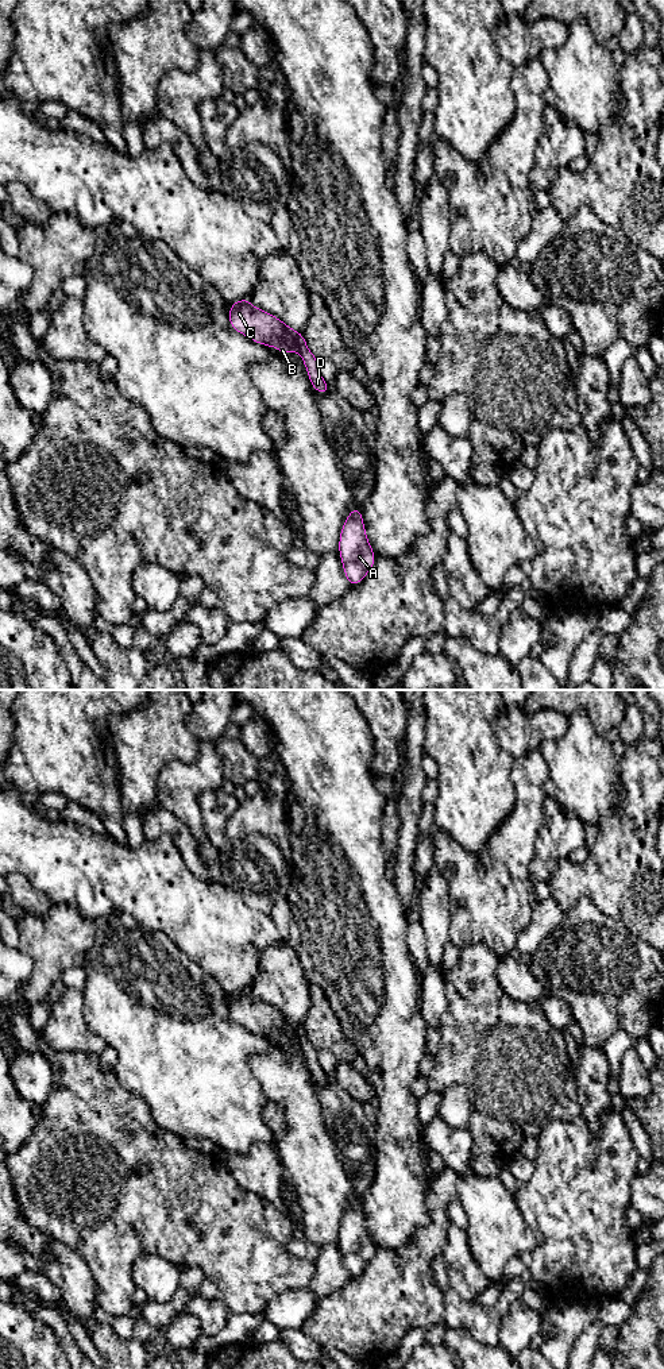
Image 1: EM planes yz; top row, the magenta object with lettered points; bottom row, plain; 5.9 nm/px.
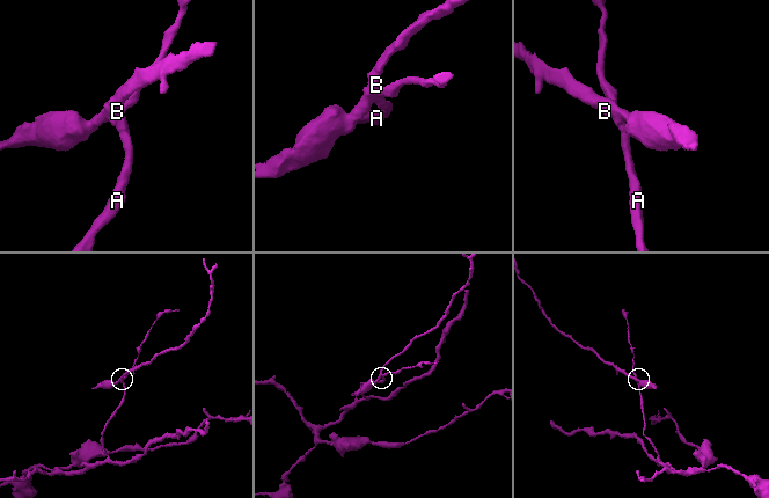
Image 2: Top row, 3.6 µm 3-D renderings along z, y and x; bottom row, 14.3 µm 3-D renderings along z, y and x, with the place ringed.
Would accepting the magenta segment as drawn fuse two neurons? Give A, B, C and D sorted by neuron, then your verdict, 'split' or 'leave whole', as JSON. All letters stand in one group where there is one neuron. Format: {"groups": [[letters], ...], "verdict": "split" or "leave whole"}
{"groups": [["A", "D"], ["B", "C"]], "verdict": "split"}

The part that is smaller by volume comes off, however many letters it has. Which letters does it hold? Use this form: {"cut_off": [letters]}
{"cut_off": ["B", "C"]}

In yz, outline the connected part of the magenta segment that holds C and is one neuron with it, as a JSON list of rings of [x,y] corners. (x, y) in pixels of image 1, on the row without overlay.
[[[250,990],[231,994],[228,1010],[235,1022],[255,1034],[275,1038],[283,1046],[290,1046],[293,1042],[301,1046],[297,1037],[298,1023],[274,1006],[254,999]]]

